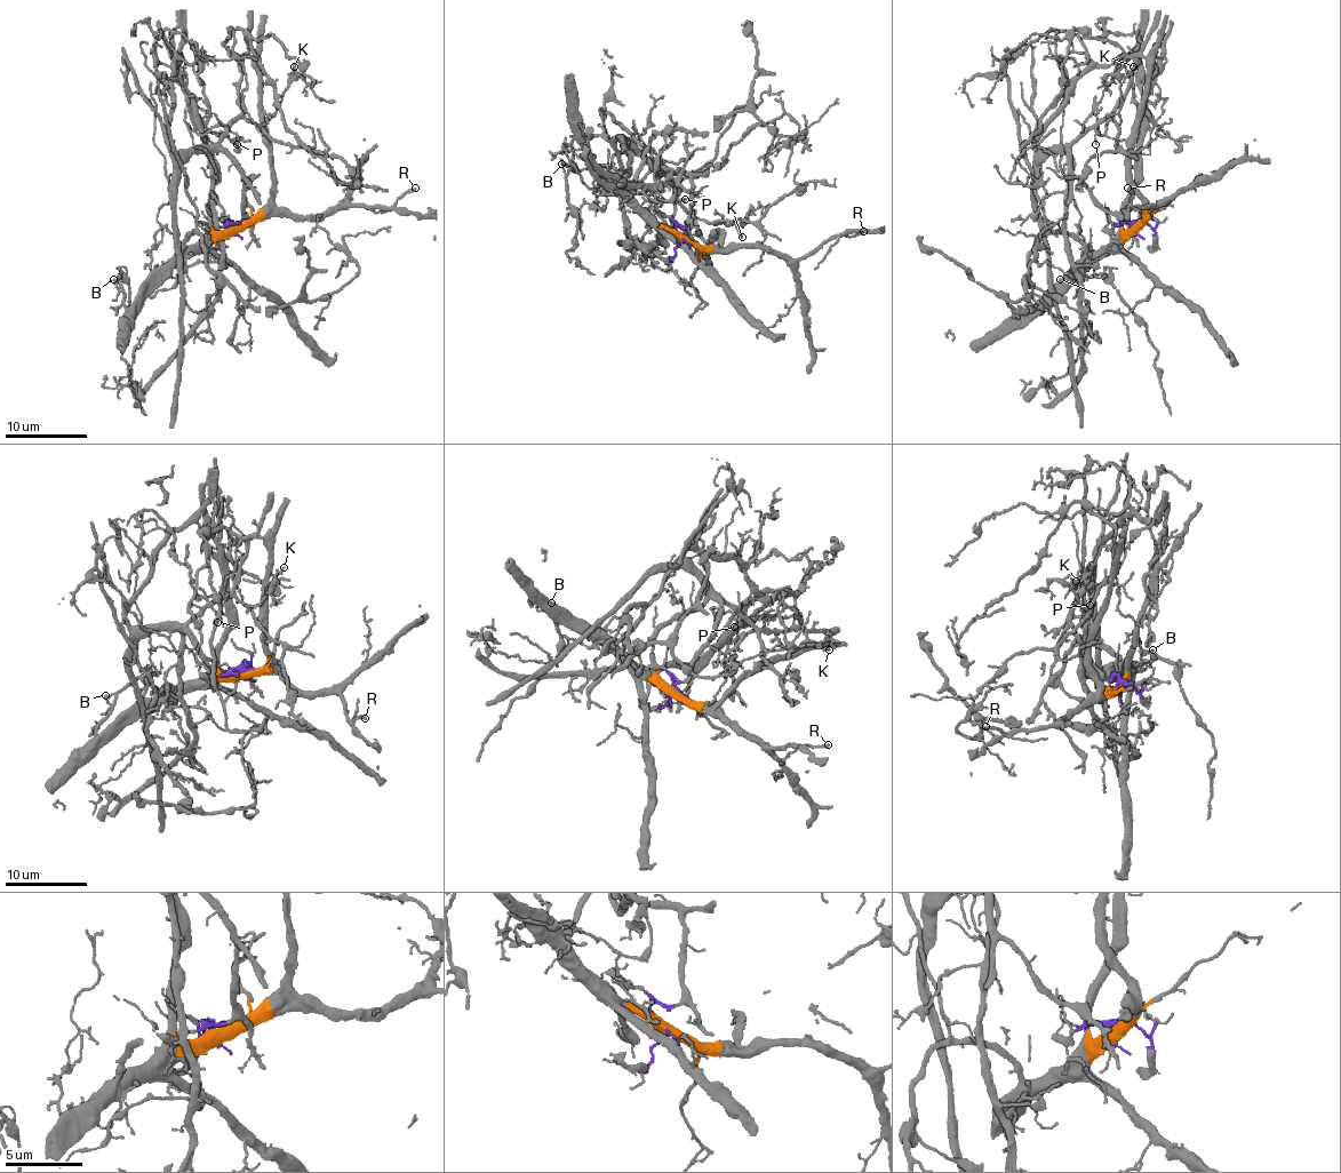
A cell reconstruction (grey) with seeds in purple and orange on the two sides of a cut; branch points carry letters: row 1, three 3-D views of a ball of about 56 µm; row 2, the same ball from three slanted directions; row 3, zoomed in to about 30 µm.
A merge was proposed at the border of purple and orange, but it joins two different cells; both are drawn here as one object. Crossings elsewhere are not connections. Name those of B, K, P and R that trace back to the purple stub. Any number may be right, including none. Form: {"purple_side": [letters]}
{"purple_side": ["K", "P"]}

